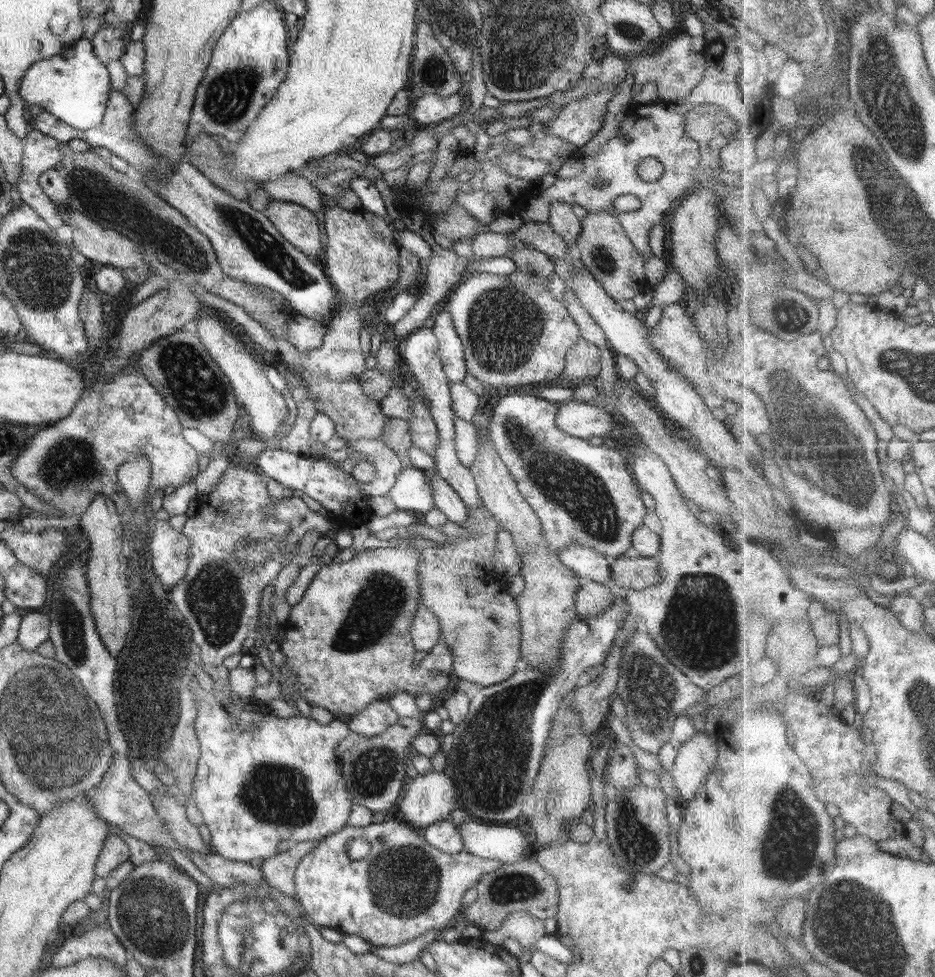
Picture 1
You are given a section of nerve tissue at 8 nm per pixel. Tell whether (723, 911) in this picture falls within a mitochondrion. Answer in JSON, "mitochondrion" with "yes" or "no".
{"mitochondrion":"no"}

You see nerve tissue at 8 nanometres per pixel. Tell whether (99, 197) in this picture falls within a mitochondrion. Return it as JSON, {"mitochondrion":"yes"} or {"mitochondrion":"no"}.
{"mitochondrion":"yes"}

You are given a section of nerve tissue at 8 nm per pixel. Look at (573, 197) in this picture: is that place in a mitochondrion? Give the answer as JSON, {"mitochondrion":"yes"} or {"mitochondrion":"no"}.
{"mitochondrion":"no"}

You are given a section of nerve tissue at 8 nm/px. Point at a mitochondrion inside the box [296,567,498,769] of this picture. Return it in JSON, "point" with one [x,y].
{"point":[382,599]}

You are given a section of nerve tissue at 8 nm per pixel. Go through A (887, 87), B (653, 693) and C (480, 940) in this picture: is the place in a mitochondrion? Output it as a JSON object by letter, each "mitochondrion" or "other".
{"A":"mitochondrion","B":"mitochondrion","C":"other"}

